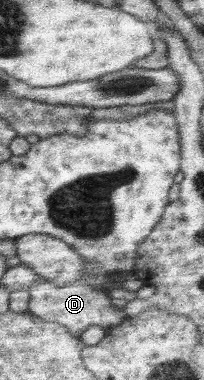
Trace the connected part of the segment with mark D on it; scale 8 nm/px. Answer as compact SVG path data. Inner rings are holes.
M38 281L31 285L28 290L30 301L27 312L44 319L44 321L54 321L64 325L72 335L76 335L78 338L90 326L115 327L115 325L128 318L126 310L112 306L107 290L96 289L88 284L57 285L51 281Z

